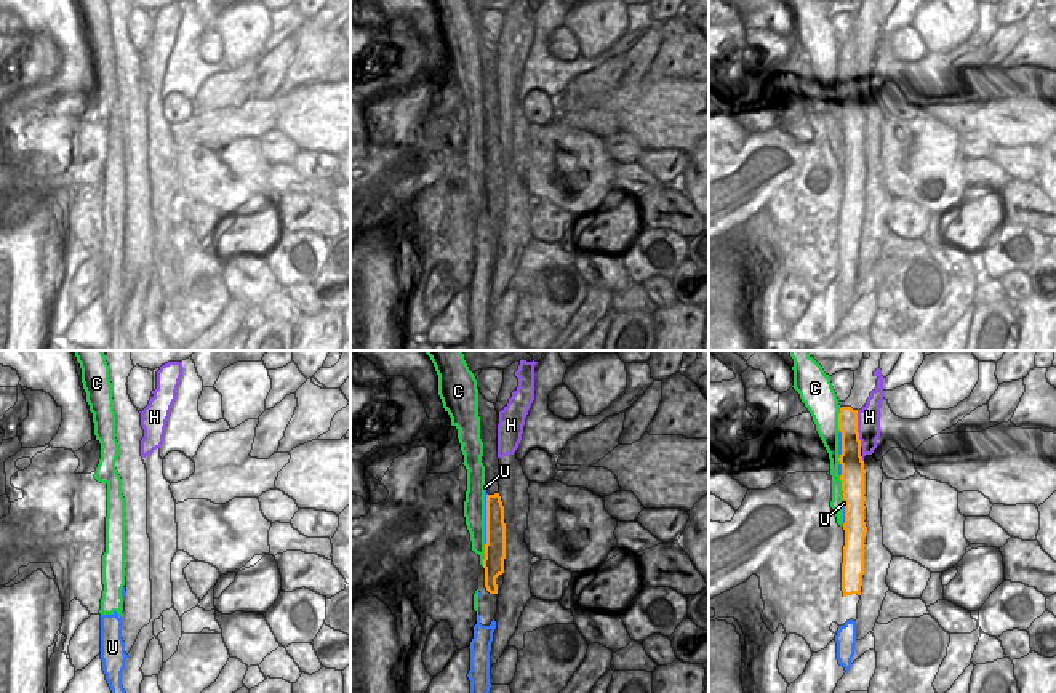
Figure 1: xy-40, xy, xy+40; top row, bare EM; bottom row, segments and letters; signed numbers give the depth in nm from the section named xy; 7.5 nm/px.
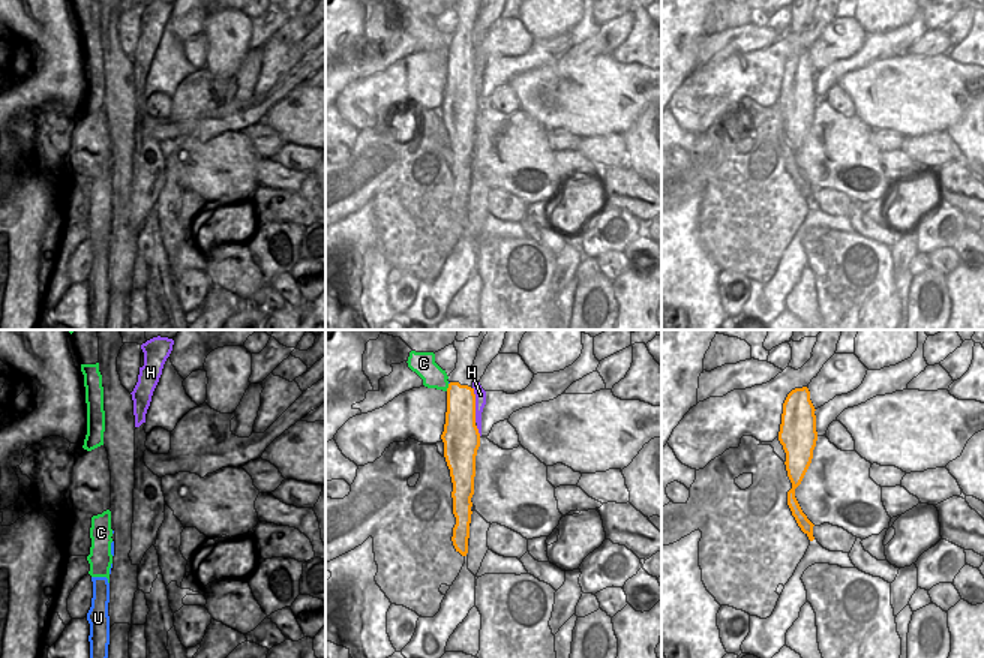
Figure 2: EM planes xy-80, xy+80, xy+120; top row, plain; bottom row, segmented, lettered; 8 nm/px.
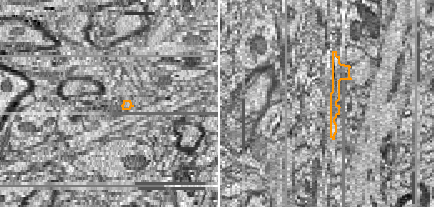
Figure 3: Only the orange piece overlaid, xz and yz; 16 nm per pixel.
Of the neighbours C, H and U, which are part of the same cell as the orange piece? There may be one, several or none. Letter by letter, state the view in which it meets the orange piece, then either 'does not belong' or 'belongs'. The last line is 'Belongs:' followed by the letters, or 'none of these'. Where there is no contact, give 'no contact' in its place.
C: xy+40 | does not belong
H: xy+40 | does not belong
U: xy | does not belong
Belongs: none of these

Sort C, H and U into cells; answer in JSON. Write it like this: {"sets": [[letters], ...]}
{"sets": [["C", "U"], ["H"]]}

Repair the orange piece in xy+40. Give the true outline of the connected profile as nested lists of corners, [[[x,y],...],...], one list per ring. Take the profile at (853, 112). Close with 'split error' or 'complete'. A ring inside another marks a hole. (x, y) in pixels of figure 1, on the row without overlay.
[[[862,0],[854,13],[851,37],[838,46],[838,70],[842,74],[842,133],[845,144],[845,187],[842,205],[843,238],[862,234],[864,189],[867,186],[867,115],[862,102],[862,88],[858,74],[858,53],[862,51],[877,29],[878,18],[874,13],[880,8],[880,0]]] | split error

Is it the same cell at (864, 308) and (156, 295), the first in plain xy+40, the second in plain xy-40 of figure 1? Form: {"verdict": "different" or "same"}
{"verdict": "same"}

